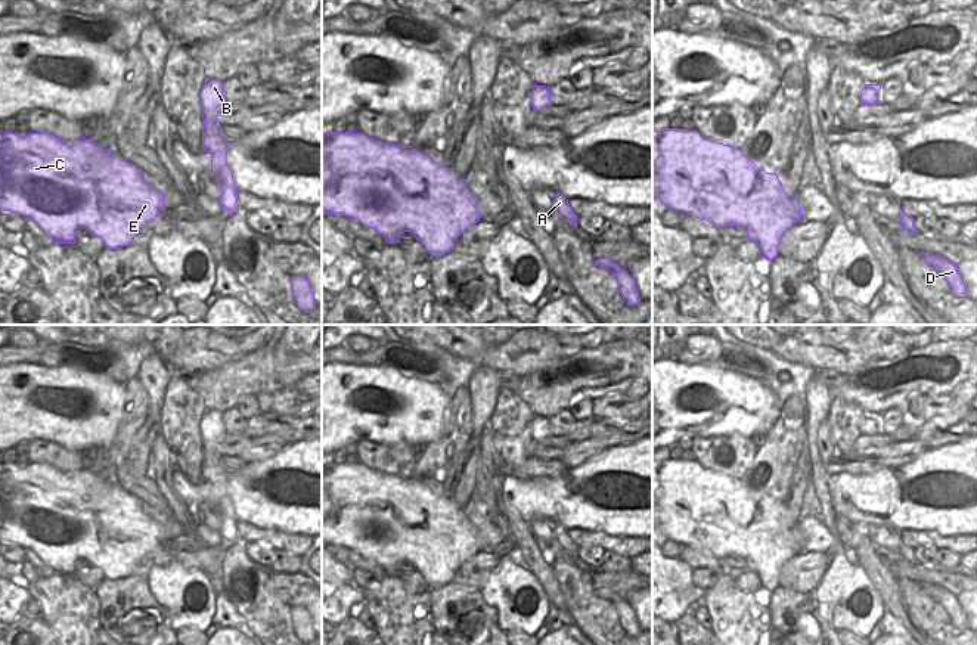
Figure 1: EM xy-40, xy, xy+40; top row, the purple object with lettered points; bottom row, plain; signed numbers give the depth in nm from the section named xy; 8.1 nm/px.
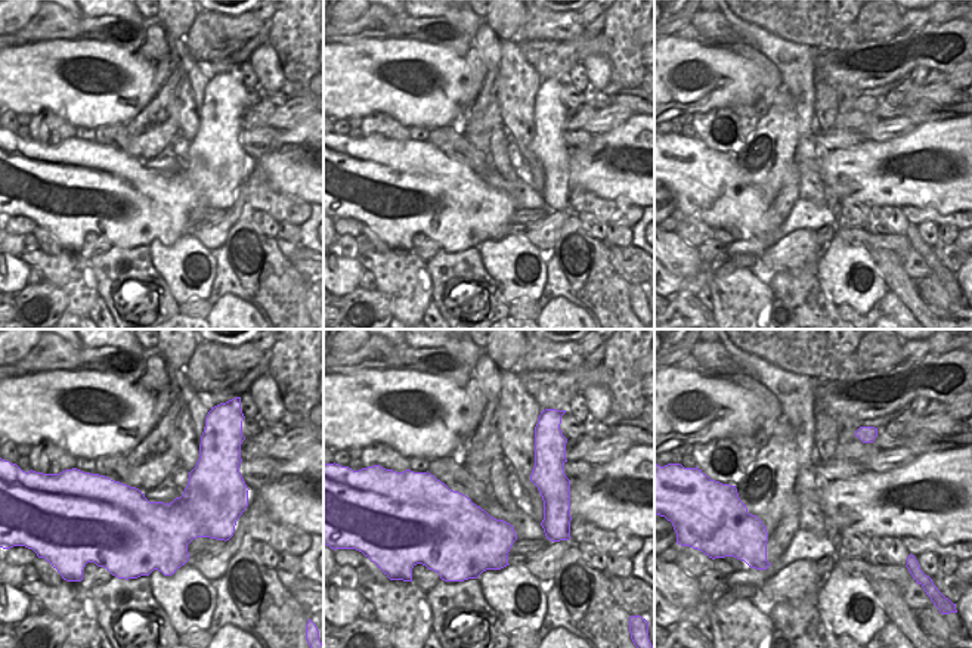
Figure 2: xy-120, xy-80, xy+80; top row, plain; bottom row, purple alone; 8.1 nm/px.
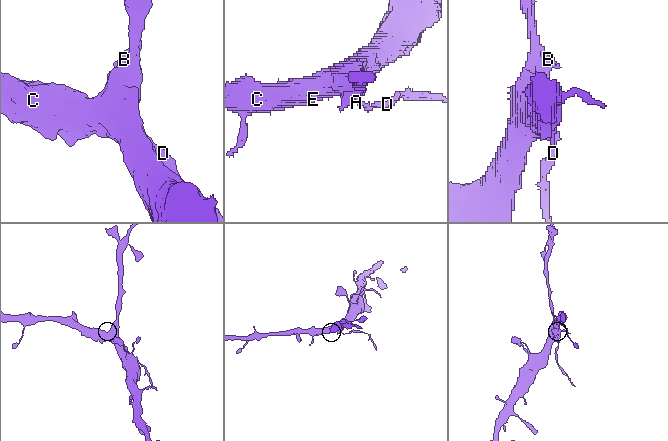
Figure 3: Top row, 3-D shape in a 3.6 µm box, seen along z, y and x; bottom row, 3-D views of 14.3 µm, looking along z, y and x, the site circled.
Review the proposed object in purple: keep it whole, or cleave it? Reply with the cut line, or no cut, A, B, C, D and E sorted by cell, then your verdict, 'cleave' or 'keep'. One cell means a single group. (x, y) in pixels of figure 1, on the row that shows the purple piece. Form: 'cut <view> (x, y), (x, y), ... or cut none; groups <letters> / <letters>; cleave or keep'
cut xy (576, 216), (568, 222); groups A B C E / D; cleave

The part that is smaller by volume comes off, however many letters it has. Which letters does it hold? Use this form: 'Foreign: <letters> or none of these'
Foreign: D

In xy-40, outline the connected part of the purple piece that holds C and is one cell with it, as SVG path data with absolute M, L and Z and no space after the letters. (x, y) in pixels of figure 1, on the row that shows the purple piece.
M0 131L0 213L9 211L32 220L56 244L75 244L75 235L86 229L109 249L133 245L134 236L149 221L164 214L164 195L146 183L142 171L86 139L62 140L47 133L19 136Z

